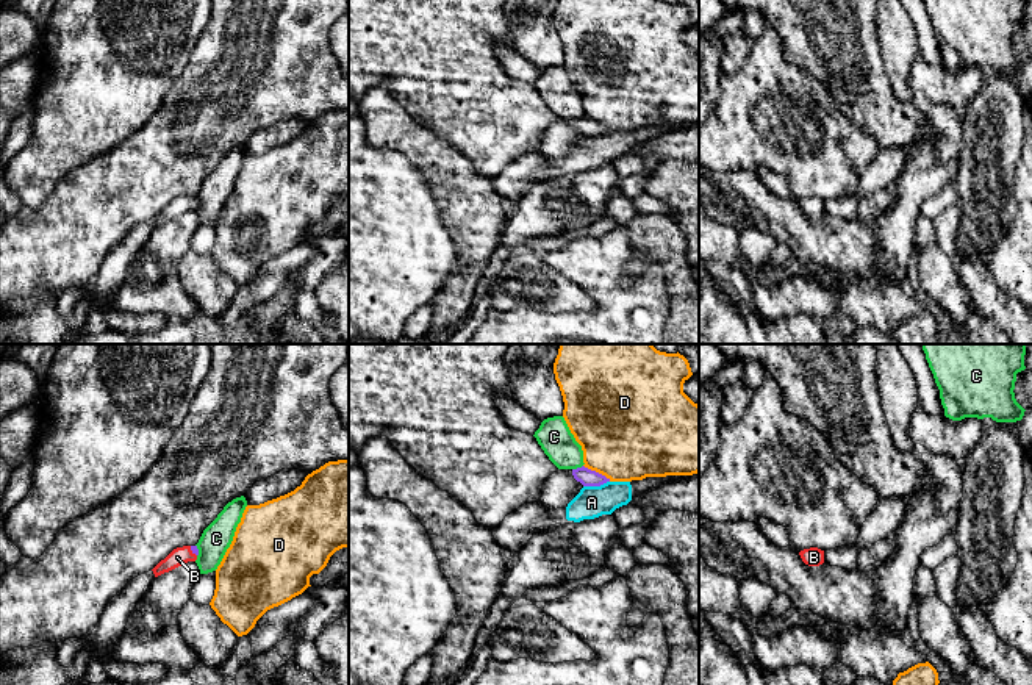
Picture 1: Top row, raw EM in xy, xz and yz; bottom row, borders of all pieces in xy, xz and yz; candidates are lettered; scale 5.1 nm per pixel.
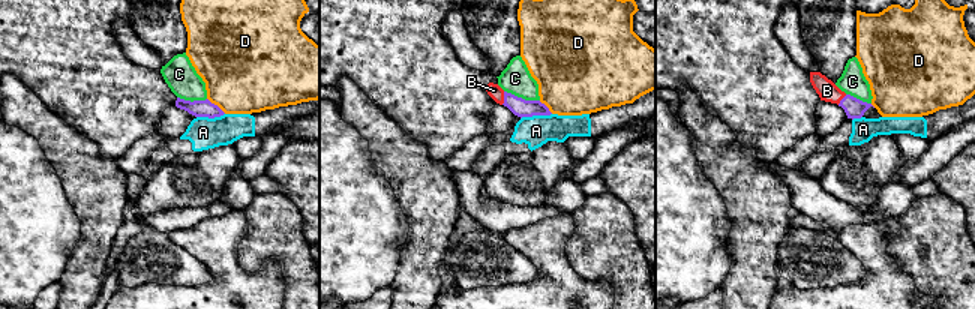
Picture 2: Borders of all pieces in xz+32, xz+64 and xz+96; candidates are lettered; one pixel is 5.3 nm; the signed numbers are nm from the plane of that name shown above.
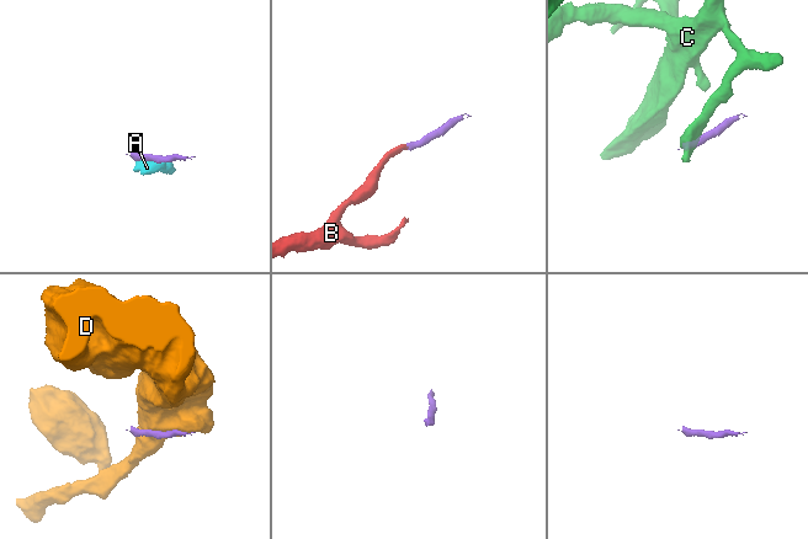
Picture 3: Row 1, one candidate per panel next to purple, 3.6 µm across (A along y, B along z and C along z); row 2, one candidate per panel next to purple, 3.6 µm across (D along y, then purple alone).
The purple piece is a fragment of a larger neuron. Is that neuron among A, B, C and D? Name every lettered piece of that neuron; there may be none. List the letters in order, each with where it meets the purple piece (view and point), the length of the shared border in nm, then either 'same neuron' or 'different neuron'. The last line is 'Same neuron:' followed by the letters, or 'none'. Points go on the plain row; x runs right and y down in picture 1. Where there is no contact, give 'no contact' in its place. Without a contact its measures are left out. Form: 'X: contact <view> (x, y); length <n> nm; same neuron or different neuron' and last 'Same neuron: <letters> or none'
A: contact xz (596, 135); length 140 nm; different neuron
B: contact xy (191, 199); length 70 nm; same neuron
C: contact xz (577, 118); length 60 nm; different neuron
D: contact xz (598, 122); length 170 nm; different neuron
Same neuron: B

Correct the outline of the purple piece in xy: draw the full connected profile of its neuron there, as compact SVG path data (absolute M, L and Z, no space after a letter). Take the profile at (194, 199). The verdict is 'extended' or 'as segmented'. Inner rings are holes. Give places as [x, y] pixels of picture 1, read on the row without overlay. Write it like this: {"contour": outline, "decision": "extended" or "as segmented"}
{"contour": "M183 195L174 199L164 210L161 210L152 221L155 227L169 222L183 213L195 211L199 205L197 195Z", "decision": "extended"}

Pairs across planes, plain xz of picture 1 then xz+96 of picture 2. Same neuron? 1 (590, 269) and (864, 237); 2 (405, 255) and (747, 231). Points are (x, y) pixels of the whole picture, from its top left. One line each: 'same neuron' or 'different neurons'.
1: same neuron
2: different neurons

